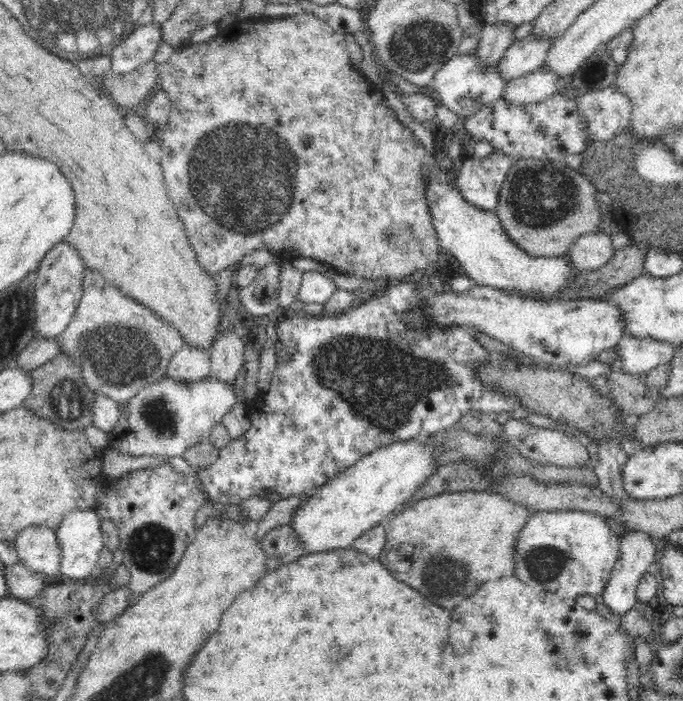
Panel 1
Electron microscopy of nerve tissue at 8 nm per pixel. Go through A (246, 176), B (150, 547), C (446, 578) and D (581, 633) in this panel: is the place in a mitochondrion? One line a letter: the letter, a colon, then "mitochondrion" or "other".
A: mitochondrion
B: mitochondrion
C: mitochondrion
D: other

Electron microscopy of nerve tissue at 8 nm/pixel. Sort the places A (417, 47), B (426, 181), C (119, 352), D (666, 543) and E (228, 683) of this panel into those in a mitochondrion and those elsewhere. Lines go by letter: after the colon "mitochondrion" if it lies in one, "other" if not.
A: mitochondrion
B: other
C: mitochondrion
D: other
E: other

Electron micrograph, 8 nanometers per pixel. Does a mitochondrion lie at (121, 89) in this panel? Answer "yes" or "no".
no

